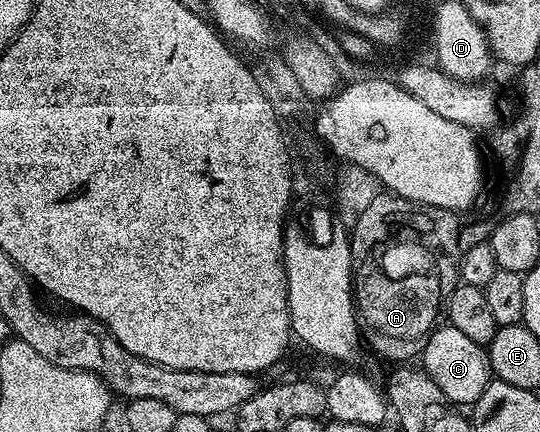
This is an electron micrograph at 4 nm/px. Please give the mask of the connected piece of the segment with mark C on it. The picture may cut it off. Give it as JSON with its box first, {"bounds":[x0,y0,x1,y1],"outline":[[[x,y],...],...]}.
{"bounds":[419,324,491,408],"outline":[[[448,324],[438,325],[433,333],[429,335],[425,349],[419,355],[419,362],[425,371],[429,373],[431,380],[435,380],[435,384],[439,384],[439,392],[443,392],[445,402],[449,404],[454,402],[457,405],[454,407],[457,408],[472,407],[473,403],[479,400],[479,396],[483,396],[483,392],[491,380],[489,356],[486,347],[475,344],[475,340],[463,336],[463,332],[459,332],[459,328]]]}

